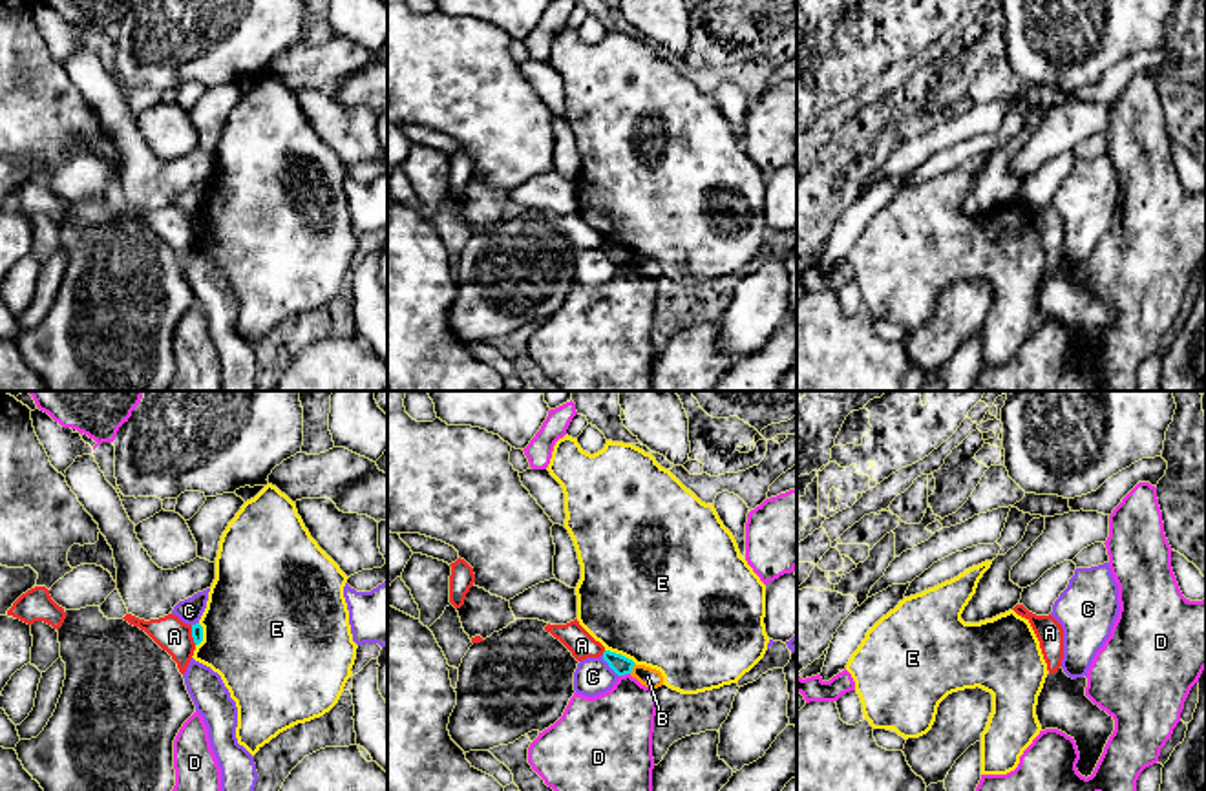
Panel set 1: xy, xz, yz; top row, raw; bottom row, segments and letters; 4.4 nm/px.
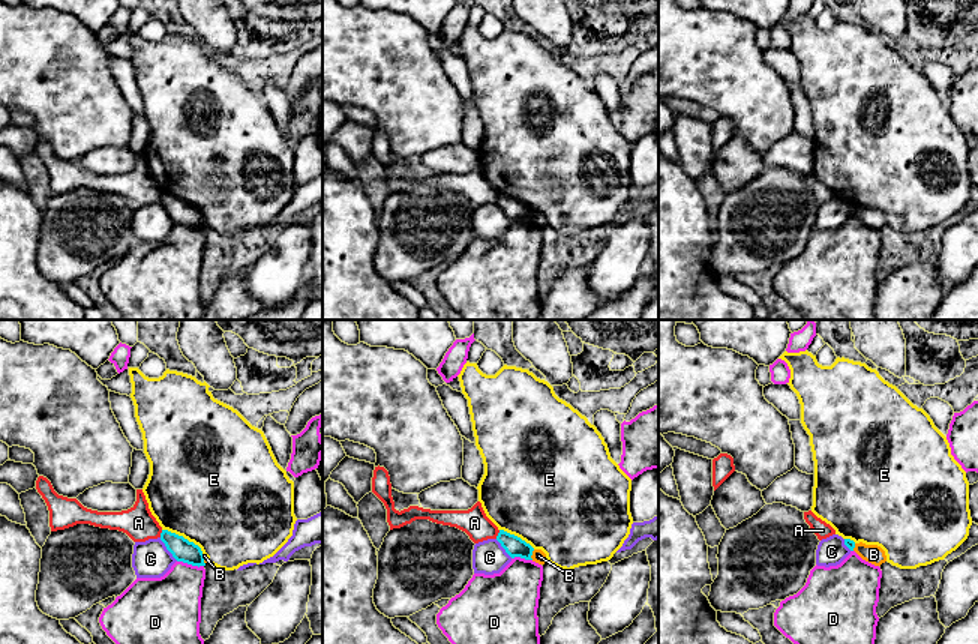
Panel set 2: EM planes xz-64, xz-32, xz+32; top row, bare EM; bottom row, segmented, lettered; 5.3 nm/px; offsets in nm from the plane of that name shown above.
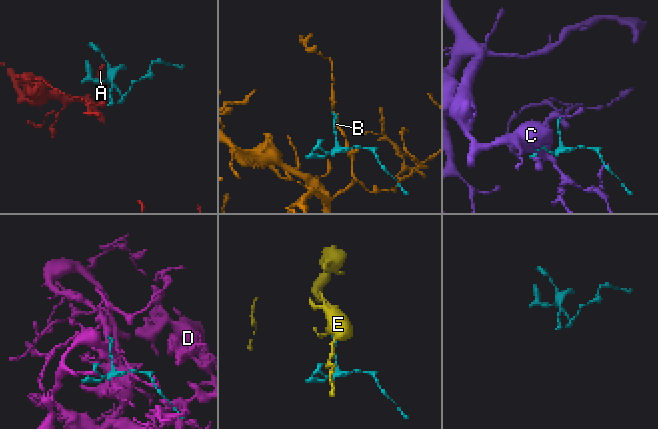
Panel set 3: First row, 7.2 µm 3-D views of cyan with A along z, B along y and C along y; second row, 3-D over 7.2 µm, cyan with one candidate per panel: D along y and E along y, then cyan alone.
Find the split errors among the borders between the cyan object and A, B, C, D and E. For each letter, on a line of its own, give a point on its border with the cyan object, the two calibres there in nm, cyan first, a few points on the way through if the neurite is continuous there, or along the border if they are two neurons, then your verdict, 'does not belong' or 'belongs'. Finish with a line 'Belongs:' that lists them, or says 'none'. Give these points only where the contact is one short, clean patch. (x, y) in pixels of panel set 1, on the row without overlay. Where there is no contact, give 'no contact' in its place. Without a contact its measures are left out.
A: meets cyan in xz at (603, 243); 90 nm thick on the cyan side, 120 nm on the other; border along xz (605, 242), (602, 245); does not belong
B: meets cyan in xz at (631, 260); 90 nm thick on the cyan side, 90 nm on the other; border along xz (634, 254), (629, 263); does not belong
C: meets cyan in xz at (609, 256); 90 nm thick on the cyan side, 160 nm on the other; does not belong
D: meets cyan in xz at (624, 265); 90 nm thick on the cyan side, 340 nm on the other; does not belong
E: meets cyan in xz at (620, 245); 90 nm thick on the cyan side, 500 nm on the other; does not belong
Belongs: none

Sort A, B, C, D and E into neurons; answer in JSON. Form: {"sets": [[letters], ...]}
{"sets": [["A"], ["B"], ["C"], ["D"], ["E"]]}

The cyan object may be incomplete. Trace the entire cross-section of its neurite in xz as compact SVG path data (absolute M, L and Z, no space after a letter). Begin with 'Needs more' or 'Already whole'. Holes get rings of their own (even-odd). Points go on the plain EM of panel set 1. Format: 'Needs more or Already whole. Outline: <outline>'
Already whole. Outline: M605 241L603 243L603 250L608 254L608 258L618 267L630 265L632 263L632 258L636 256L632 250L629 250L629 248L621 247L621 245L610 243L610 241Z

